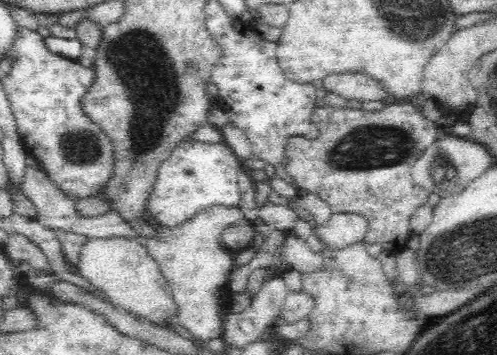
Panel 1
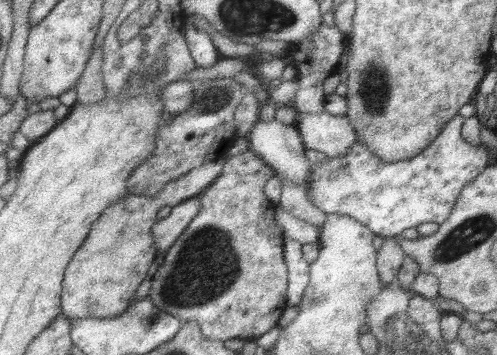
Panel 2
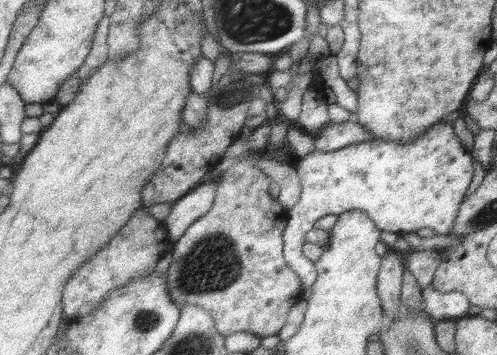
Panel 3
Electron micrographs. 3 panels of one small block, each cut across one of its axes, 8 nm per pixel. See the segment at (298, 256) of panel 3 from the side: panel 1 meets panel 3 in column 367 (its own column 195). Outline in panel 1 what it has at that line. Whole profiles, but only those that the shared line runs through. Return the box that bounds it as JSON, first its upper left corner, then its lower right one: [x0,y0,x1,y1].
[148,140,242,228]

